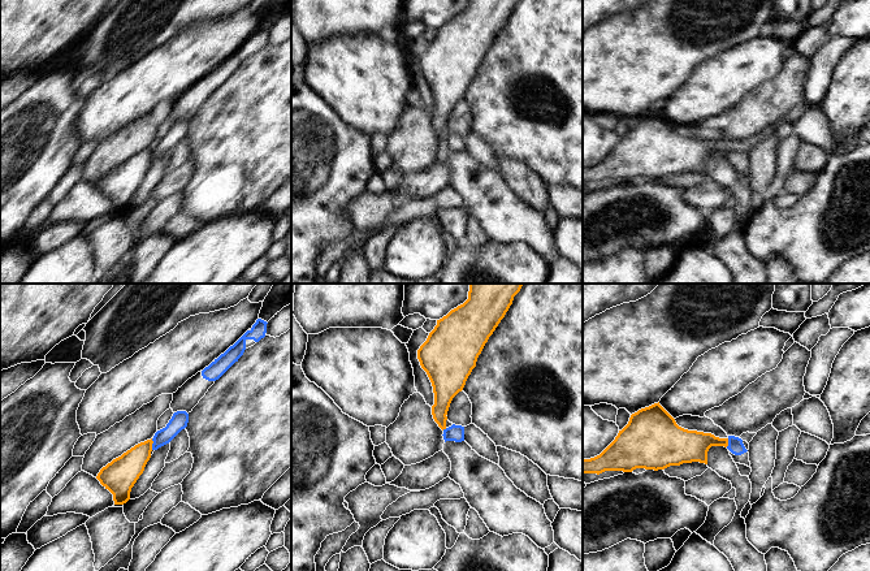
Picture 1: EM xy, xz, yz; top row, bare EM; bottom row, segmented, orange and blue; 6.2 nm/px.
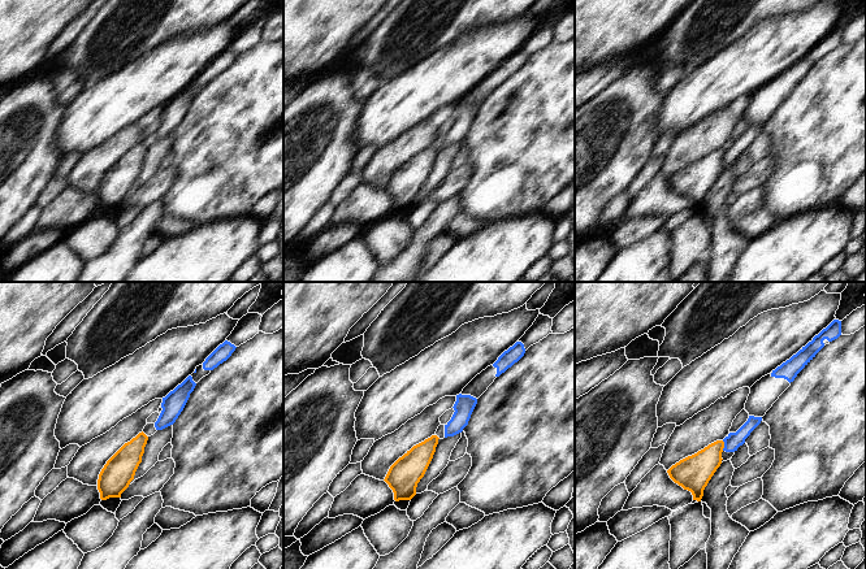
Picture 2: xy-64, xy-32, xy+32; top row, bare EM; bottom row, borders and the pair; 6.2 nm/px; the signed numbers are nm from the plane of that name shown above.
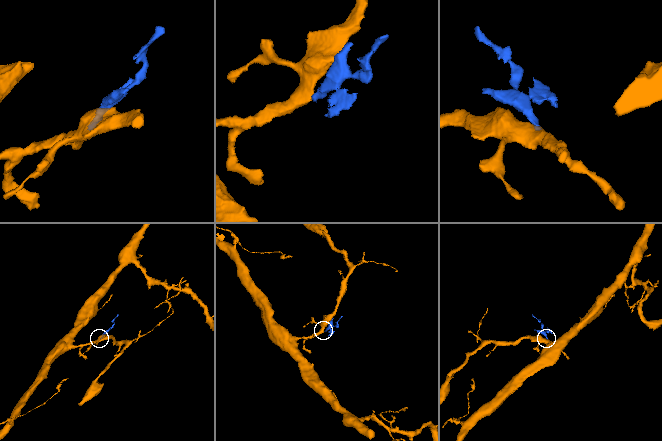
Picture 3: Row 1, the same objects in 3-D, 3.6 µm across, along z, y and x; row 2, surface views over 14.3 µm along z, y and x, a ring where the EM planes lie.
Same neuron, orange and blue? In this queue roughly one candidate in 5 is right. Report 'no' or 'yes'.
no

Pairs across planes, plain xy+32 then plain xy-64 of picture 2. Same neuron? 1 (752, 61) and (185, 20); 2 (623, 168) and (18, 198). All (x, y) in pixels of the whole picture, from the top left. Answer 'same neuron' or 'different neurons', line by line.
1: different neurons
2: same neuron

